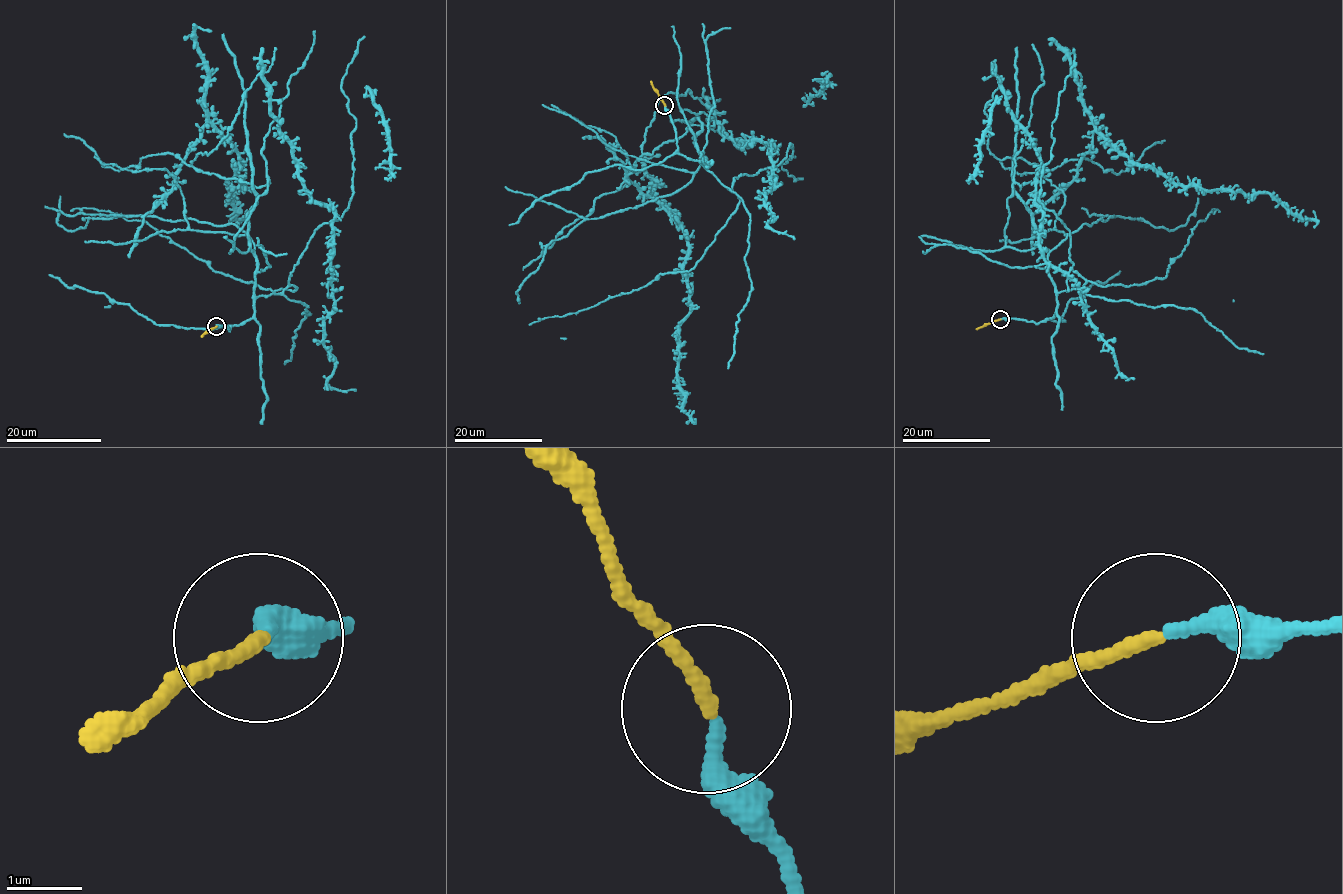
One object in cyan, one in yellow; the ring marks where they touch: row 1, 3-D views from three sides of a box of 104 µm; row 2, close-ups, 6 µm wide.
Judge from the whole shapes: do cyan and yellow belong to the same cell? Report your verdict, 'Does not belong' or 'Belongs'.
Belongs

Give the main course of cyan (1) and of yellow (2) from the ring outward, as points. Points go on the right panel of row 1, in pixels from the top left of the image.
1: (1000, 319), (1057, 306), (1048, 253), (1006, 245), (1028, 127), (1041, 256), (1134, 378)
2: (1000, 319), (976, 329)

